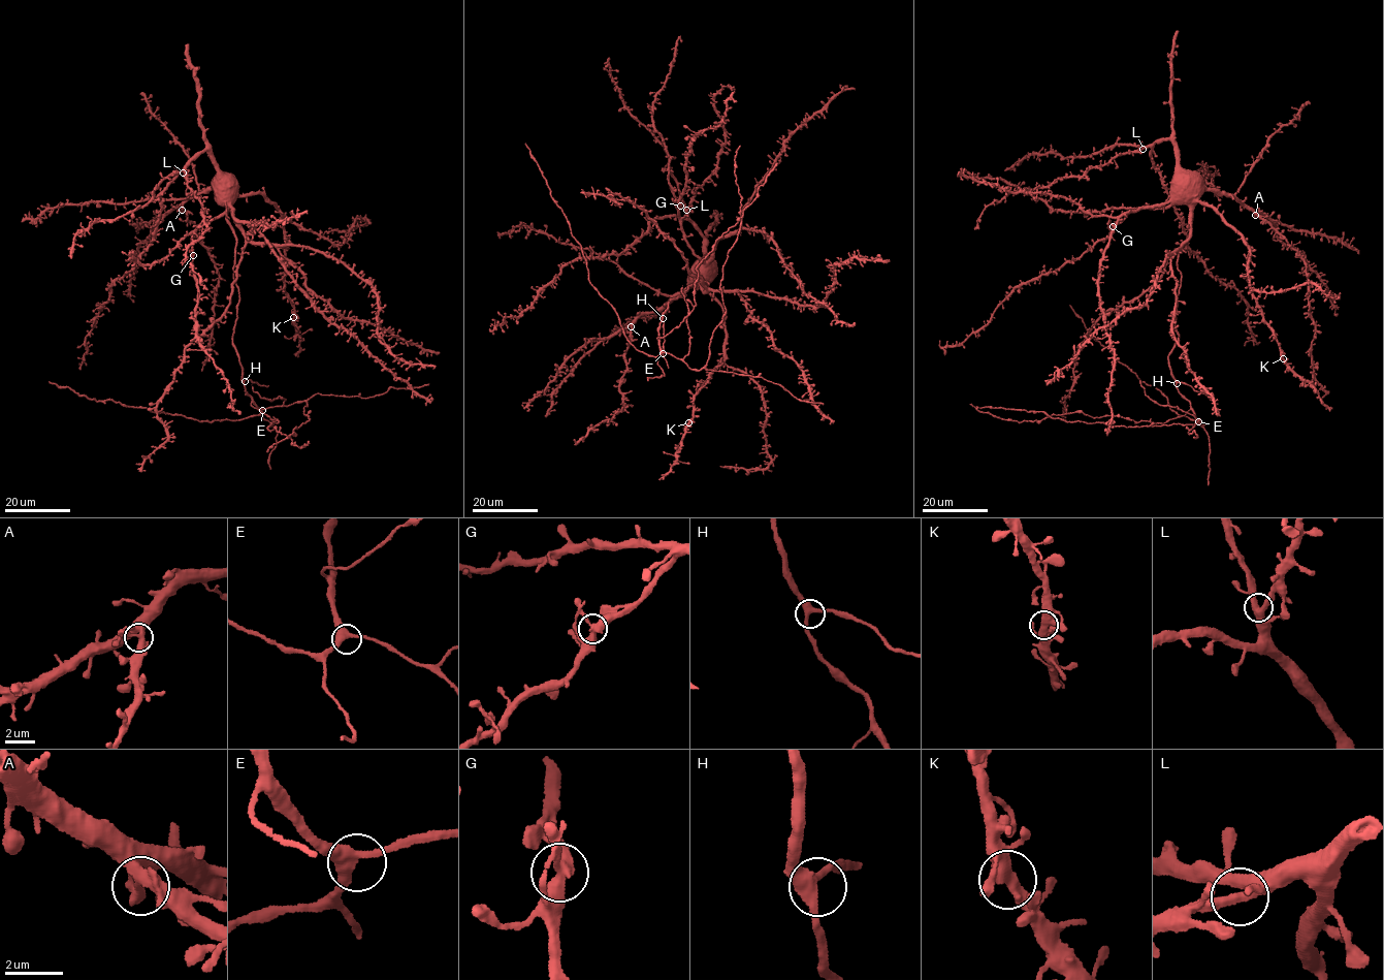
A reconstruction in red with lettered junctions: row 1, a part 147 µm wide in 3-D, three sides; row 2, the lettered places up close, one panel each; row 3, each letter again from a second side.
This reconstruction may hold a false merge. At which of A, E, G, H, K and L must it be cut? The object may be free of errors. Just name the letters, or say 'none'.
none

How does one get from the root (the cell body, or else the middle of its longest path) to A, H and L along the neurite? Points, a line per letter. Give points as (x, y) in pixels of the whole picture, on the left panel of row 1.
A: (219, 195), (216, 189), (206, 188), (188, 198), (182, 210)
H: (219, 195), (217, 200), (226, 206), (227, 222), (236, 243), (233, 275), (239, 303), (232, 344), (245, 381)
L: (219, 195), (216, 162), (212, 154), (203, 151), (183, 172)

